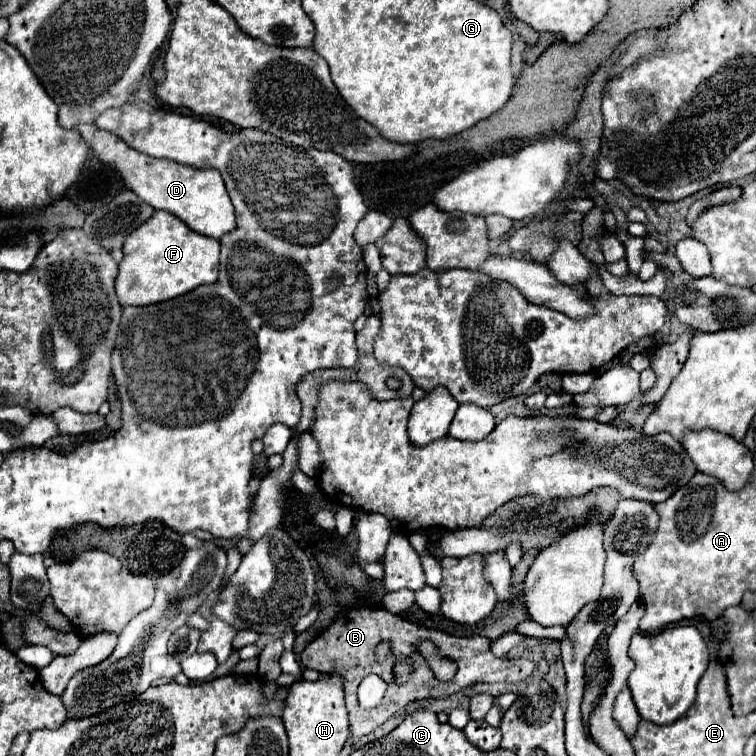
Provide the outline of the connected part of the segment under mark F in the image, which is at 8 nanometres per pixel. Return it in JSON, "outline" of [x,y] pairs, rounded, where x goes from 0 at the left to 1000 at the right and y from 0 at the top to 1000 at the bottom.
{"outline":[[[206,279],[164,319],[164,343],[159,345],[153,364],[156,398],[161,406],[204,403],[238,393],[265,377],[286,374],[288,337],[291,321],[286,316],[254,306],[241,290],[222,279]]]}

